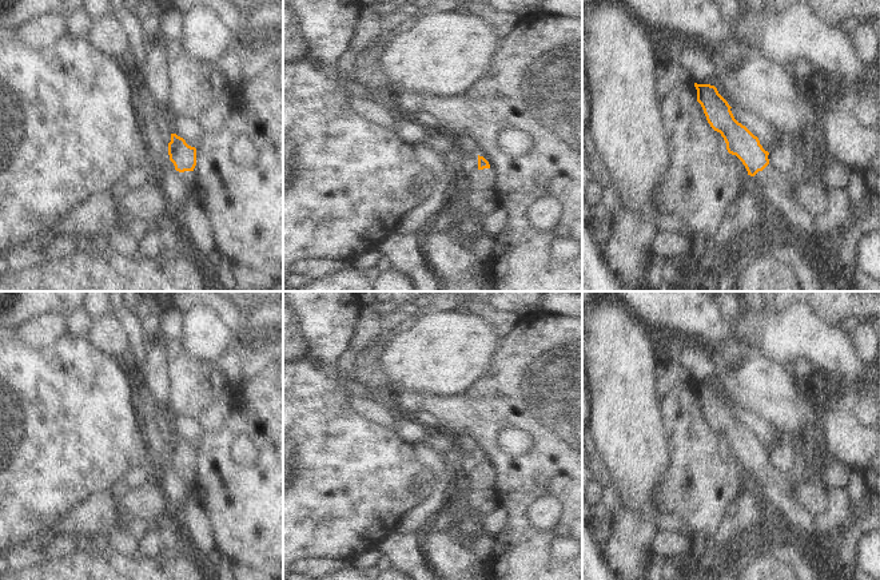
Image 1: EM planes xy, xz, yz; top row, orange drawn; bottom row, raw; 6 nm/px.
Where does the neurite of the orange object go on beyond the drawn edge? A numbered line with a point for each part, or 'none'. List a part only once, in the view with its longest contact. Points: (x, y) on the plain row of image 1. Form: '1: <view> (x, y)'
1: yz (775, 487).

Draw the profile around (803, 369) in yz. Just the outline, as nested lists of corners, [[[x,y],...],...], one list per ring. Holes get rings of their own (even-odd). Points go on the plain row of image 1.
[[[799,358],[792,366],[796,380],[808,385],[809,380],[815,376],[812,364],[805,358]]]

